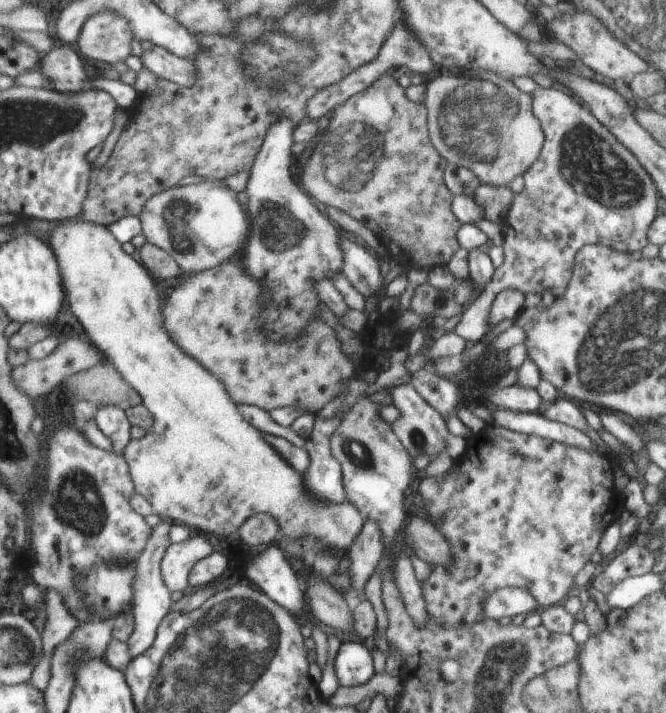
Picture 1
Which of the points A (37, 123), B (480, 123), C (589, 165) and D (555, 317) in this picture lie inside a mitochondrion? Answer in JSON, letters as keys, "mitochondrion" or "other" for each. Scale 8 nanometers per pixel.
{"A":"mitochondrion","B":"mitochondrion","C":"mitochondrion","D":"mitochondrion"}

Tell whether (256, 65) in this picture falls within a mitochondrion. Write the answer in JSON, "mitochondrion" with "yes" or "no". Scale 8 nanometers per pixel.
{"mitochondrion":"yes"}

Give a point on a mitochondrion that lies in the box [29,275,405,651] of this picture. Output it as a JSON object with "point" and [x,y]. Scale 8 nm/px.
{"point":[77,502]}

